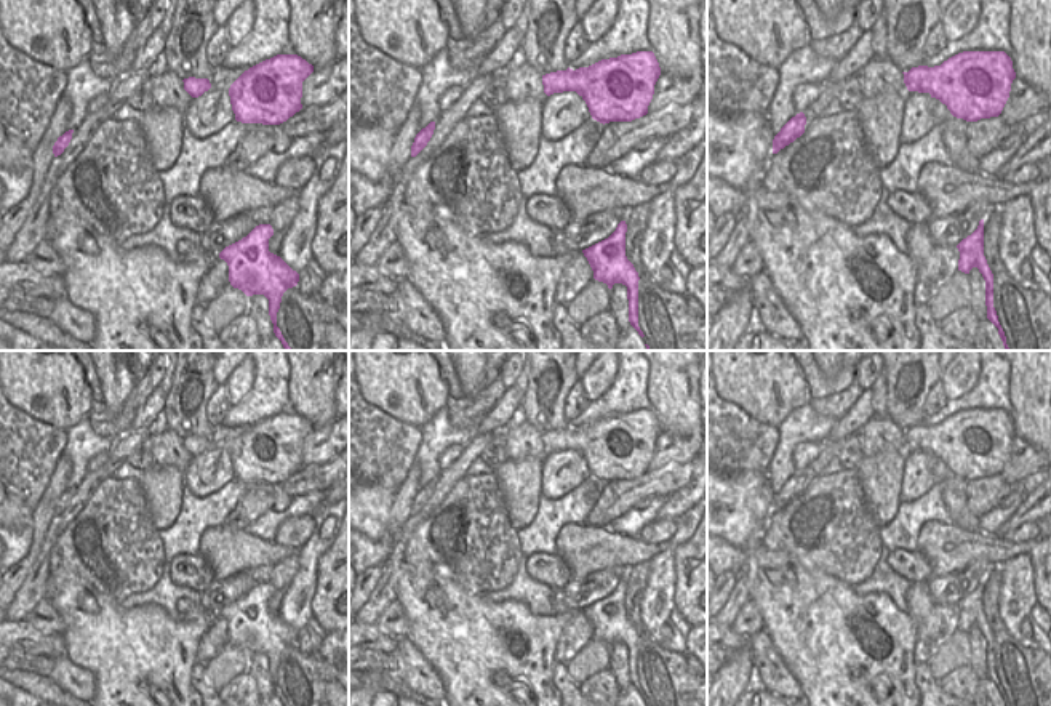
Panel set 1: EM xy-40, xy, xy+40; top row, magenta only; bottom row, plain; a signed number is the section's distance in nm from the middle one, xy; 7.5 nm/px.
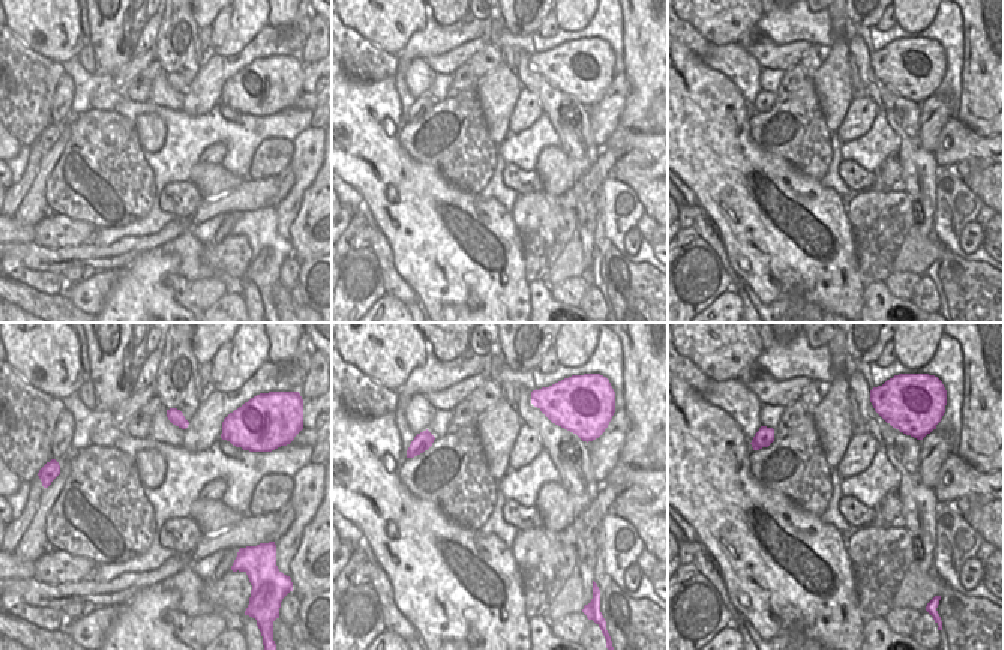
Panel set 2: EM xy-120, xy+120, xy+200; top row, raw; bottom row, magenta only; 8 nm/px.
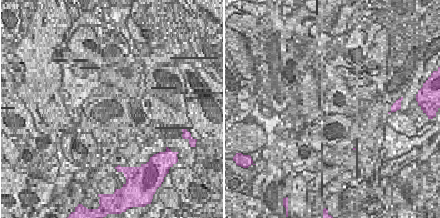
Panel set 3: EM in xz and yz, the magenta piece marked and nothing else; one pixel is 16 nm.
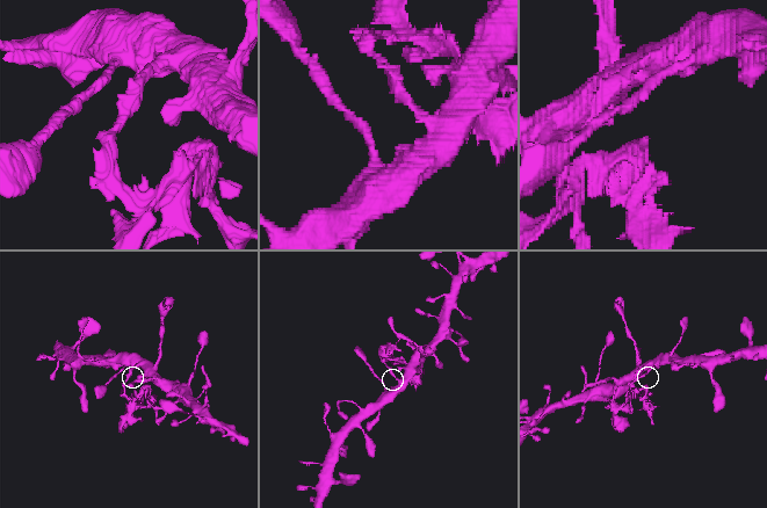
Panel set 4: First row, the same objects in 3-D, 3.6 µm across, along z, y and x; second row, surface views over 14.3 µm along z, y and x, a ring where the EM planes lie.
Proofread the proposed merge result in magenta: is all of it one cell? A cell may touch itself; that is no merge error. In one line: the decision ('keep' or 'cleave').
cleave

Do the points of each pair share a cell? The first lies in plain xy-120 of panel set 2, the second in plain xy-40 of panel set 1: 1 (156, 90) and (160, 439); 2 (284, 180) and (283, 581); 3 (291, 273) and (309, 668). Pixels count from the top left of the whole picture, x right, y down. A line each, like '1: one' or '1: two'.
1: one
2: one
3: two

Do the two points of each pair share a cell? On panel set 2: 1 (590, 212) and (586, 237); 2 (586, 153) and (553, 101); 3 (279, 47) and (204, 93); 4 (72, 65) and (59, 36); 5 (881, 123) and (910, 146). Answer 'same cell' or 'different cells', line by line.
1: same cell
2: same cell
3: same cell
4: different cells
5: different cells

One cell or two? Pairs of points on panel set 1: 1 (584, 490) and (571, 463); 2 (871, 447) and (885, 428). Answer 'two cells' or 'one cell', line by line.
1: two cells
2: one cell

